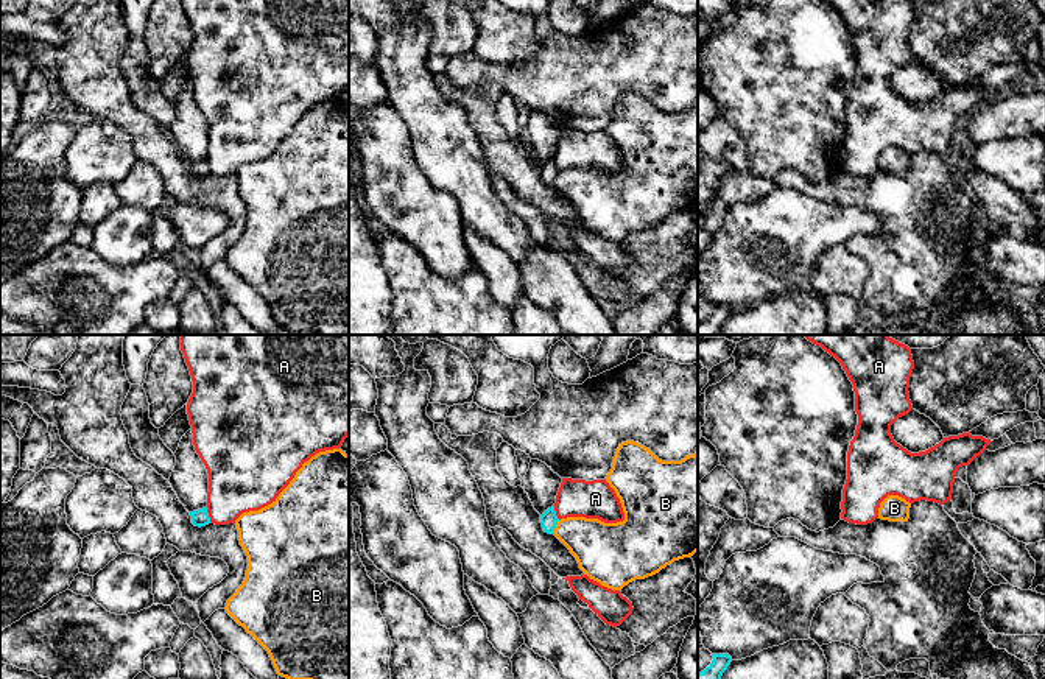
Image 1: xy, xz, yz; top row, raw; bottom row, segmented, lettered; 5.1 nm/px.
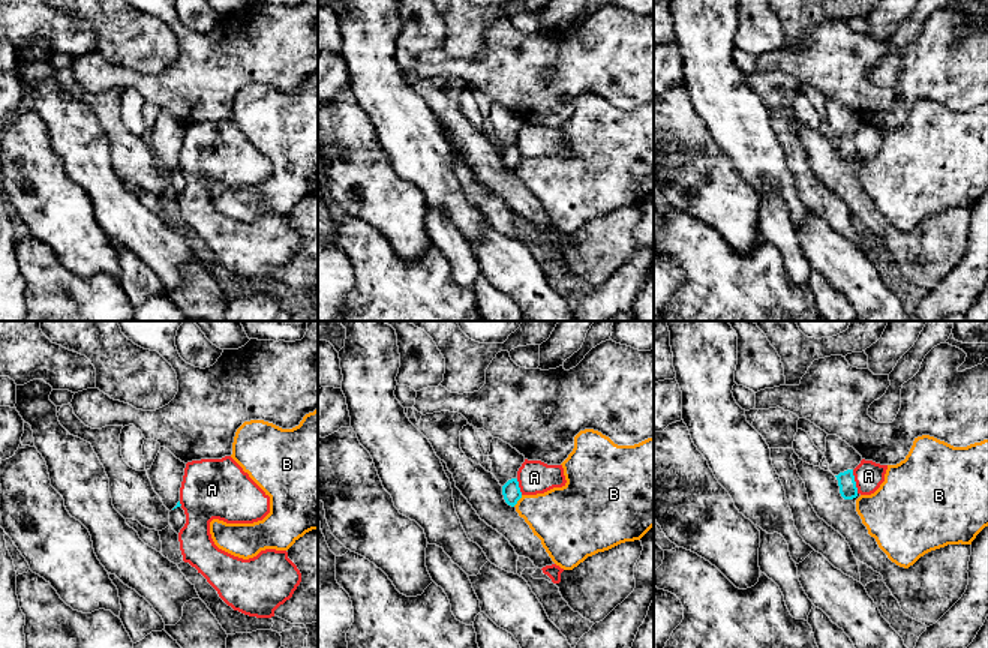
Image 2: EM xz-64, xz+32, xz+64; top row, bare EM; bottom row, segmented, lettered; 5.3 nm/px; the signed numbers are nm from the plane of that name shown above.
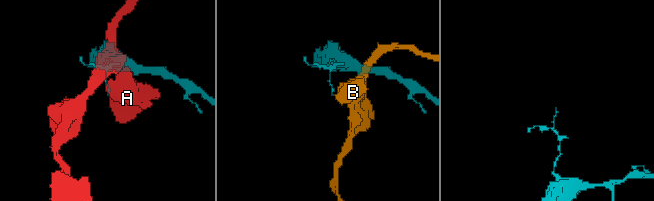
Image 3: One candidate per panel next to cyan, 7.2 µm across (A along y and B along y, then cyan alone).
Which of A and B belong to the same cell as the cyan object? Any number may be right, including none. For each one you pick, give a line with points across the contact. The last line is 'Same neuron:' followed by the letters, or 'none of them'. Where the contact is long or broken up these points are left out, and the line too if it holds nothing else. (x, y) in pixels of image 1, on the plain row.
Same neuron: none of them

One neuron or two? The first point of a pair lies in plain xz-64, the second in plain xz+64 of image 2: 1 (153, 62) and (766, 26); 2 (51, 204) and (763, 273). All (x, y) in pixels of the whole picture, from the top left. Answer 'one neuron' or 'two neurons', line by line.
1: two neurons
2: two neurons

